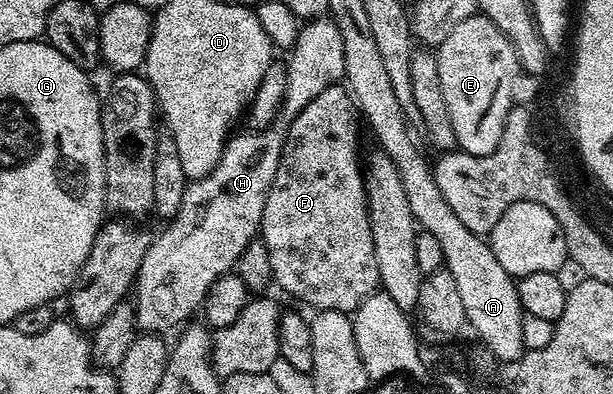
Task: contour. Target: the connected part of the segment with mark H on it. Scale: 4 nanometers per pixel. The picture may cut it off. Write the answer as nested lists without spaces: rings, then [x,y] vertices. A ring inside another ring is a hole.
[[[322,17],[320,19],[308,20],[302,26],[299,37],[295,41],[293,47],[288,48],[287,62],[285,68],[287,69],[287,93],[283,93],[283,105],[281,106],[281,112],[275,117],[275,121],[271,121],[271,125],[267,129],[262,131],[254,131],[252,129],[246,130],[246,135],[234,134],[232,138],[226,142],[223,153],[219,157],[219,161],[215,165],[215,169],[211,173],[207,173],[201,179],[195,179],[186,182],[185,192],[183,193],[183,201],[179,201],[179,213],[175,213],[175,217],[168,220],[164,224],[165,227],[158,235],[152,236],[147,253],[143,257],[143,265],[139,265],[139,273],[135,280],[135,296],[137,300],[132,300],[131,306],[133,308],[133,314],[135,316],[135,322],[142,332],[145,333],[166,333],[172,327],[180,328],[182,325],[188,324],[189,319],[193,314],[202,310],[207,293],[213,287],[215,281],[219,281],[225,275],[230,274],[236,268],[239,257],[243,253],[243,249],[247,249],[247,245],[252,239],[258,238],[261,230],[261,218],[263,217],[263,205],[267,201],[267,193],[271,189],[271,181],[275,181],[275,169],[279,169],[279,157],[283,153],[283,145],[285,144],[285,138],[289,132],[289,126],[291,121],[295,117],[299,117],[299,113],[303,113],[303,109],[307,109],[307,105],[311,105],[311,101],[315,101],[315,97],[319,97],[319,93],[323,93],[323,89],[332,87],[342,82],[345,73],[345,58],[343,57],[343,37],[341,36],[341,30],[338,29],[336,24],[333,23],[332,18]]]

